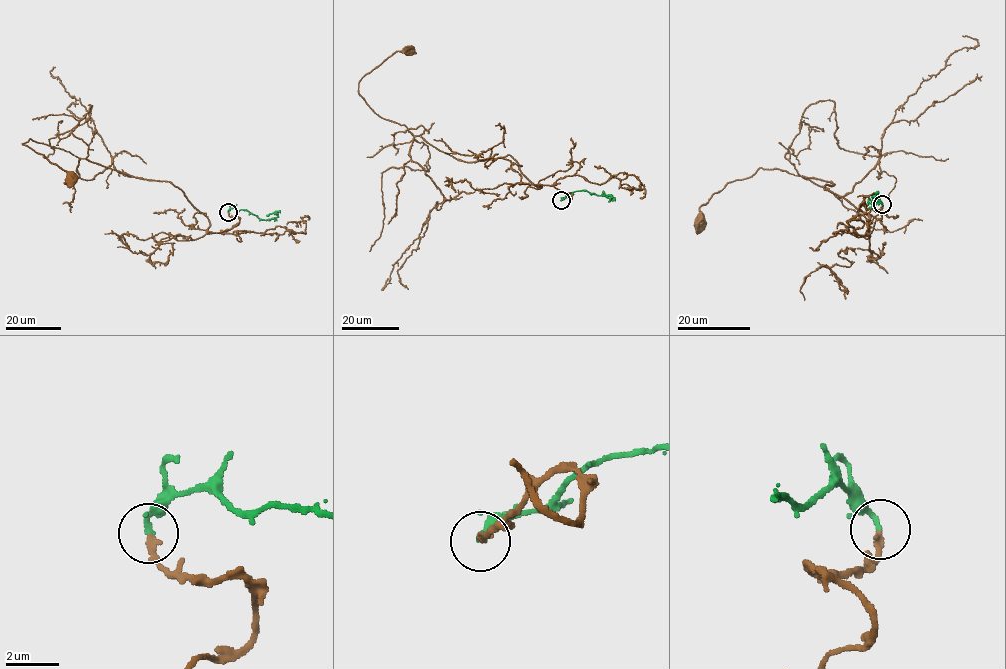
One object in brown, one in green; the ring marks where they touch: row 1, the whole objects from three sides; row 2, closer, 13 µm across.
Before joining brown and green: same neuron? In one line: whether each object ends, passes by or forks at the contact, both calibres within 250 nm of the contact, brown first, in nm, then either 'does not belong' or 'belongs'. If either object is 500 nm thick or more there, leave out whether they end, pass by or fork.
brown ends; green ends; calibres 260 and 190 nm; belongs

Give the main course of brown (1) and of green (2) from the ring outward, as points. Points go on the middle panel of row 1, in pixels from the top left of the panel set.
1: (560, 200), (571, 195), (538, 188), (510, 156), (457, 159), (380, 117), (358, 92), (359, 81), (407, 50)
2: (560, 201), (579, 190), (600, 195)

